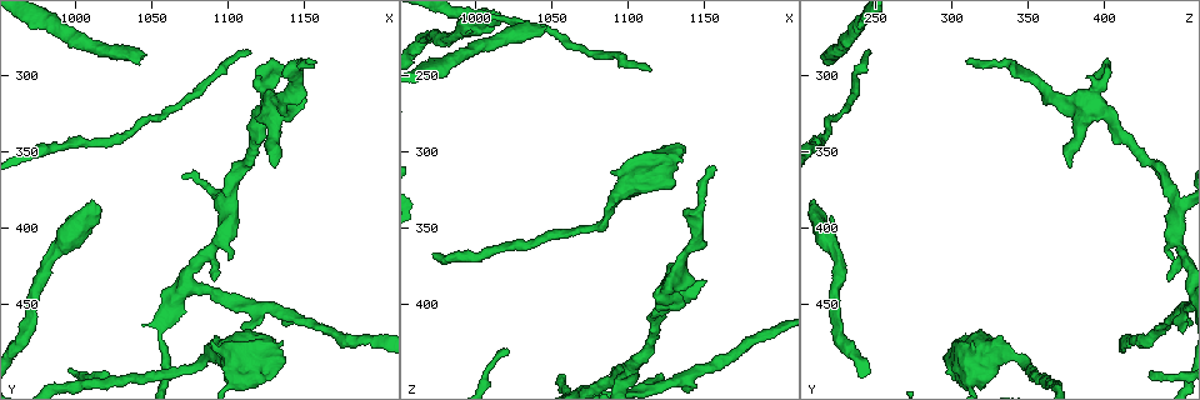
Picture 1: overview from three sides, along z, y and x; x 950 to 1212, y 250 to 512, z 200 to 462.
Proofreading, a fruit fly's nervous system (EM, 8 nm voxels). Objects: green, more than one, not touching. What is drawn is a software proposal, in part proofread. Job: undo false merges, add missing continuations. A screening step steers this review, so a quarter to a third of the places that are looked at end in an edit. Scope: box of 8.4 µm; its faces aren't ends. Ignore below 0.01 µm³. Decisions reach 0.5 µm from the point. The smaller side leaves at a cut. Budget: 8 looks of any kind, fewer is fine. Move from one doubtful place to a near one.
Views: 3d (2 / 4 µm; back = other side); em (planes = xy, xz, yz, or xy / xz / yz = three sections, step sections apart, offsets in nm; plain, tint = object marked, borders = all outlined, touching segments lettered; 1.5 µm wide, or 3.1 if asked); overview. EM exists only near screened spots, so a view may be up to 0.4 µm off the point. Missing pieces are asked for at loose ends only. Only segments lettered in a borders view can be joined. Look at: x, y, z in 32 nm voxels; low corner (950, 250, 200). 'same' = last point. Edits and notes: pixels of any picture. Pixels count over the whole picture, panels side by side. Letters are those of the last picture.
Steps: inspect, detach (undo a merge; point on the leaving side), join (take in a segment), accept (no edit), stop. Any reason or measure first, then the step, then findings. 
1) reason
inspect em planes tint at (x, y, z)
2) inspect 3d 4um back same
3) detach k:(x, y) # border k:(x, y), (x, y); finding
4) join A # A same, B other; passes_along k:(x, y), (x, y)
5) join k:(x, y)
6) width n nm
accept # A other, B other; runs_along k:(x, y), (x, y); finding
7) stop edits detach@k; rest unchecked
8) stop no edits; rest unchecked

free end
inspect em xy step 4 borders at (1046, 286, 218)

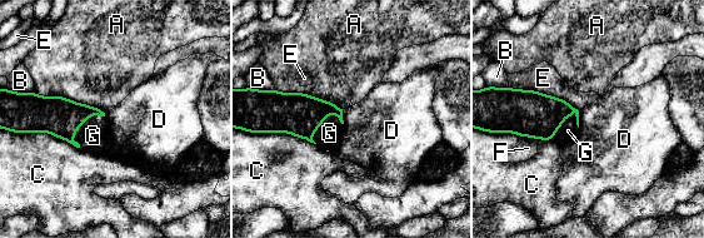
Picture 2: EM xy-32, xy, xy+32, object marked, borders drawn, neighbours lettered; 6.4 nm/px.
inspect em planes borders same

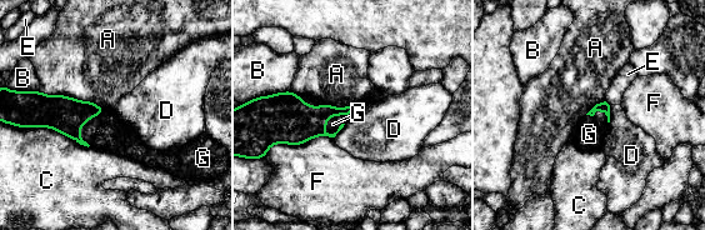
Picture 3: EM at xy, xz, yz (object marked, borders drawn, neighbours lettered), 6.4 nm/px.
join G # A other, B other, C other, D other, E other, F other, G same; passes_along 3:(298, 123), (335, 115), (333, 124); it goes on there

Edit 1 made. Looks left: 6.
inspect overview

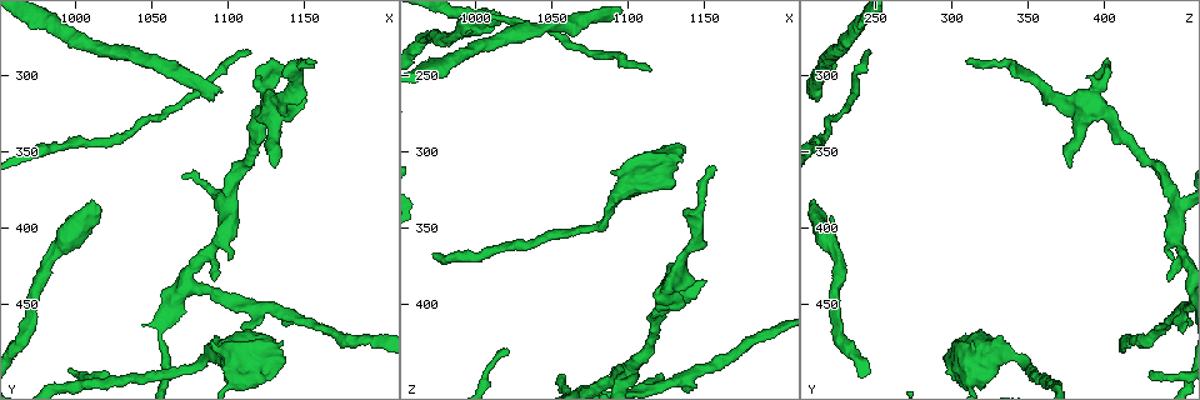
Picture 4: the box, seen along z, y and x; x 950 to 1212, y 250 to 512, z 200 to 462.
an open end
inspect 3d 4um at (1116, 282, 244)

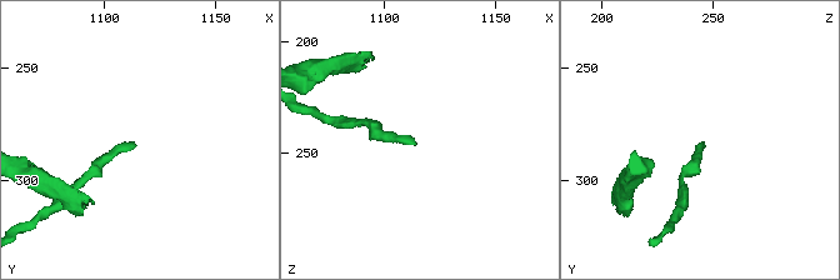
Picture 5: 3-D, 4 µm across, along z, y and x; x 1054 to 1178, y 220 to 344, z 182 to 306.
inspect em planes tint at (1115, 283, 246)

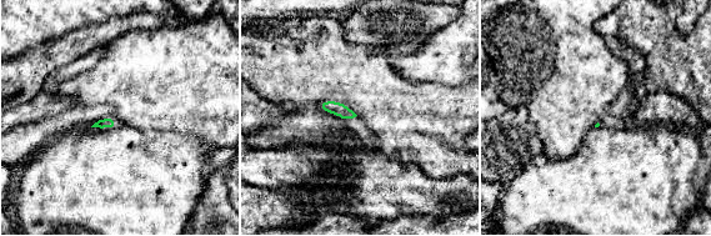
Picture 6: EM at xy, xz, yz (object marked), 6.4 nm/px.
see the neighbours
inspect em planes borders same

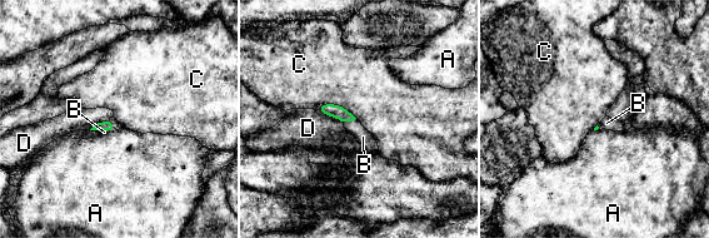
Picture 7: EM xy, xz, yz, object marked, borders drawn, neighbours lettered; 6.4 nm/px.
join B # A other, B same, C other, D other; passes_along 7:(338, 112), (349, 120), (363, 137); it goes on there

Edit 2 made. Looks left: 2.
stop edits join@3, join@7; rest unchecked

